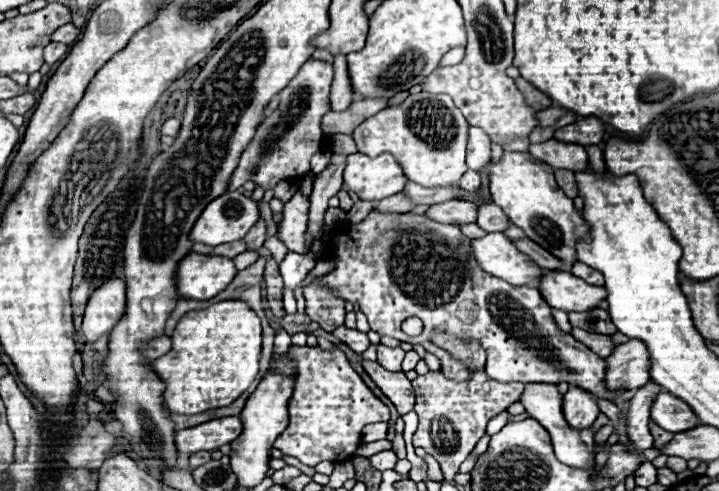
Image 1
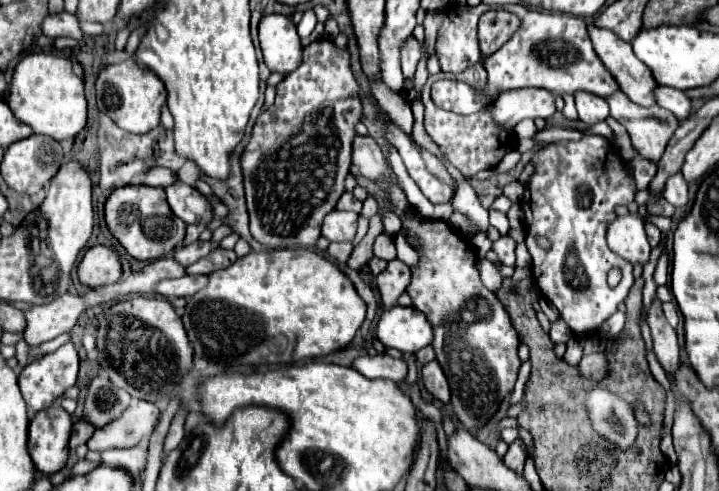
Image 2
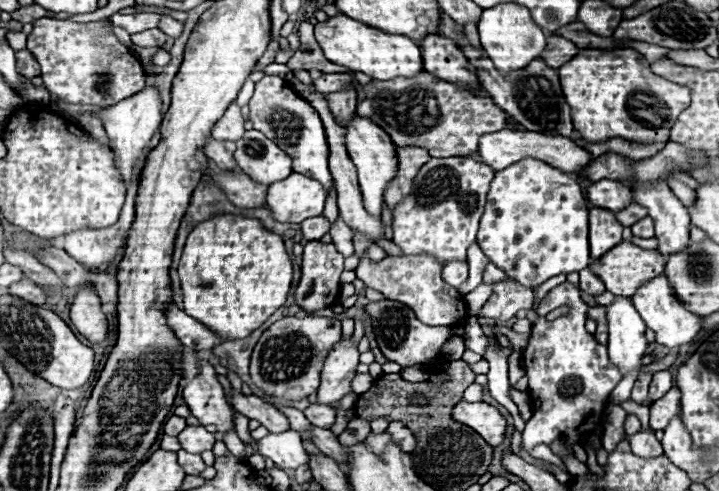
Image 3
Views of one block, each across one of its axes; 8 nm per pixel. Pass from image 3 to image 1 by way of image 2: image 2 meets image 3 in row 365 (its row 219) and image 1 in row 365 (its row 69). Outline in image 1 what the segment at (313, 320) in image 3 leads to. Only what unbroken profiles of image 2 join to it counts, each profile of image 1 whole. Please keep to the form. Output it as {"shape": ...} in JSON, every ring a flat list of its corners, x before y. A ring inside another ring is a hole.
{"shape":[[290,346,288,354,296,360,298,374,288,404,290,426,276,438,274,448,298,458,306,466,316,466,324,460,350,460,362,442,362,428,372,422,390,420,388,406,370,392,342,350,324,352,310,346]]}

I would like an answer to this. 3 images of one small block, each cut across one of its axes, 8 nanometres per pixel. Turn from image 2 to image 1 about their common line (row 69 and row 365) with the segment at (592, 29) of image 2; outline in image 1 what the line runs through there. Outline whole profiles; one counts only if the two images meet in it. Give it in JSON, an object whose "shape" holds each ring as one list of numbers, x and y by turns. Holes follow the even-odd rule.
{"shape":[[630,340,618,344,614,352,606,358,606,388,608,390,638,390,642,388,648,376,648,356,640,340]]}

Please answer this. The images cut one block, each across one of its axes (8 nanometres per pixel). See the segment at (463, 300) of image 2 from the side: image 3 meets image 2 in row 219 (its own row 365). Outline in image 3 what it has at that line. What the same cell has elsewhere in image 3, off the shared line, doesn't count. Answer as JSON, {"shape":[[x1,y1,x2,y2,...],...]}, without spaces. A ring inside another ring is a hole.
{"shape":[[394,300,368,302,364,306,364,310,372,320,372,330,376,334,378,348,382,350,382,354,388,360,398,362,402,368,404,366,424,366,424,364,428,364,432,360,442,360,442,354,438,354,438,352,448,342,448,338,452,336,450,328,422,324,416,318,416,314,410,308,406,308,406,304,398,304]]}

